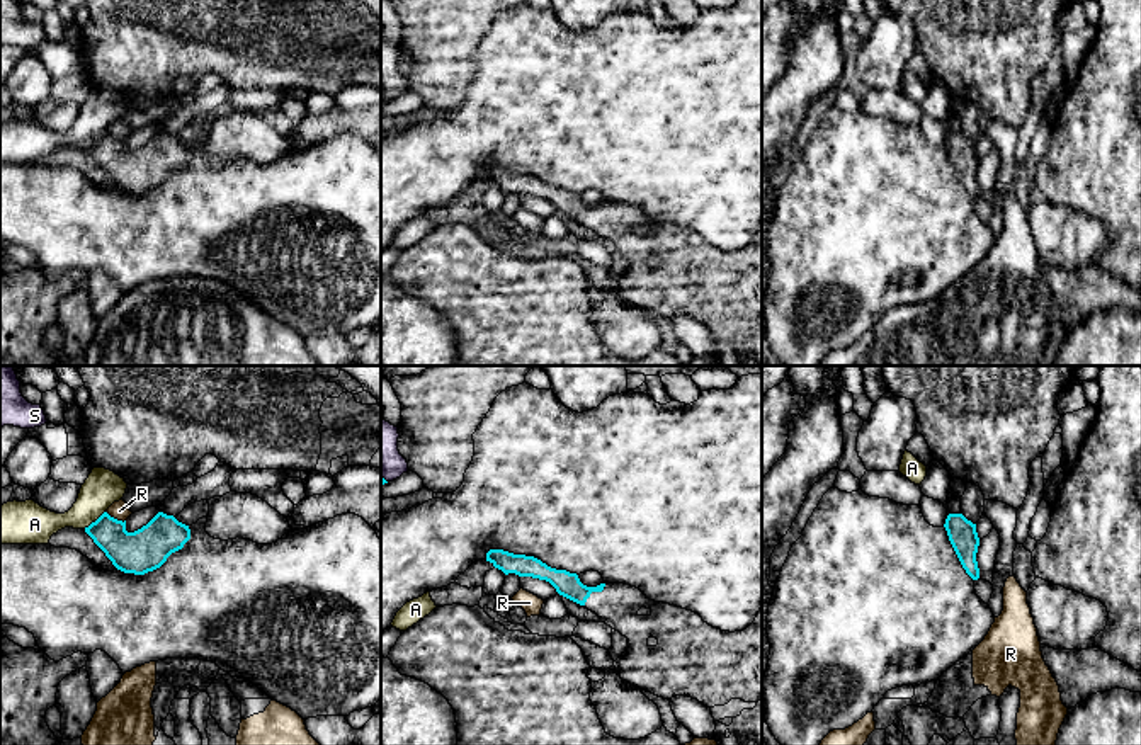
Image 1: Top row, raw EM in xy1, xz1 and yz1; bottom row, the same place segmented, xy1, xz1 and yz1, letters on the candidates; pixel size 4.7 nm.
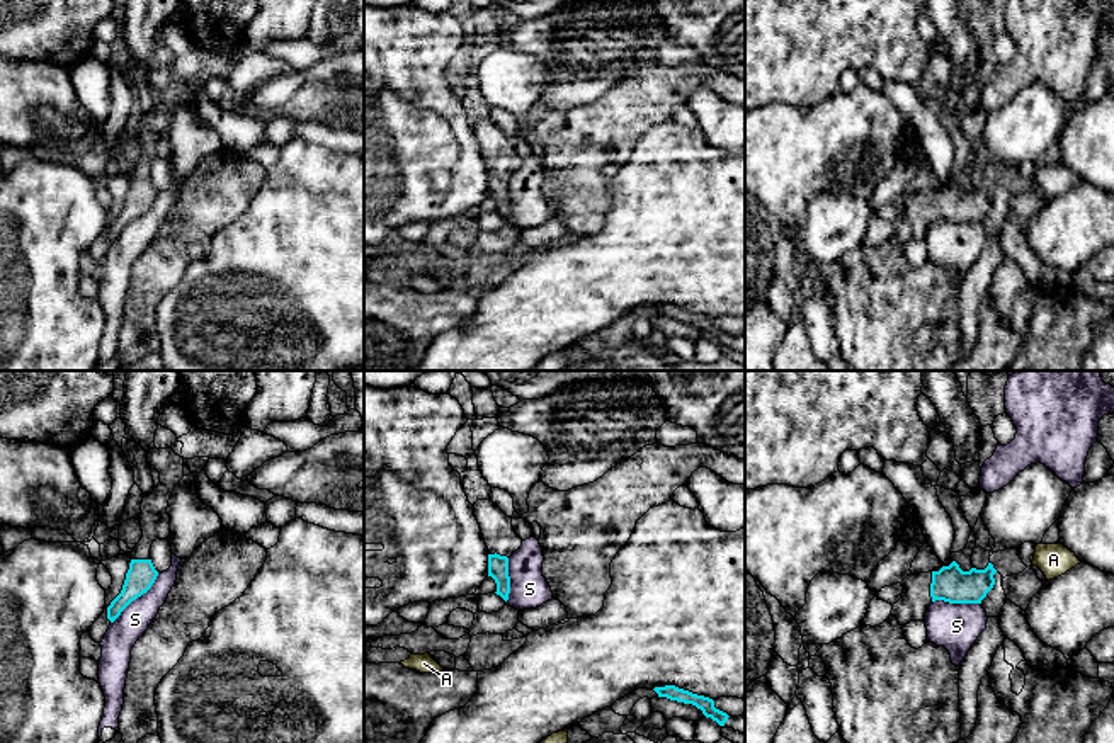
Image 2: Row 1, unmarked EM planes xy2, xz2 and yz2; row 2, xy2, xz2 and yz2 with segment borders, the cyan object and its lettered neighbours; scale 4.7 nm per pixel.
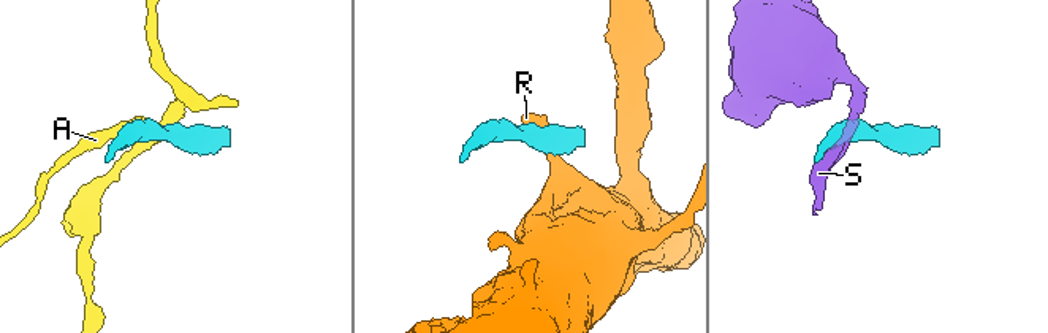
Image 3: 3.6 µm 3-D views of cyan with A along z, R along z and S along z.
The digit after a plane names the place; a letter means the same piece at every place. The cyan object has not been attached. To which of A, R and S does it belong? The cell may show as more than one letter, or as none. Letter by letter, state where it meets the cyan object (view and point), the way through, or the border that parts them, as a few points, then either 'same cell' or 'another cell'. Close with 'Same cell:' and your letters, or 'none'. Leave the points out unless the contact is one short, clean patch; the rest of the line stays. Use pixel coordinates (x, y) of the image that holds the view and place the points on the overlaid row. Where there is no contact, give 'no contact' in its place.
A: meets cyan in xy1 at (96, 521); border along xy1 (106, 511), (84, 528); another cell
R: meets cyan in xy1 at (116, 519); border along xy1 (106, 512), (124, 521); another cell
S: meets cyan in xy2 at (136, 597); another cell
Same cell: none

